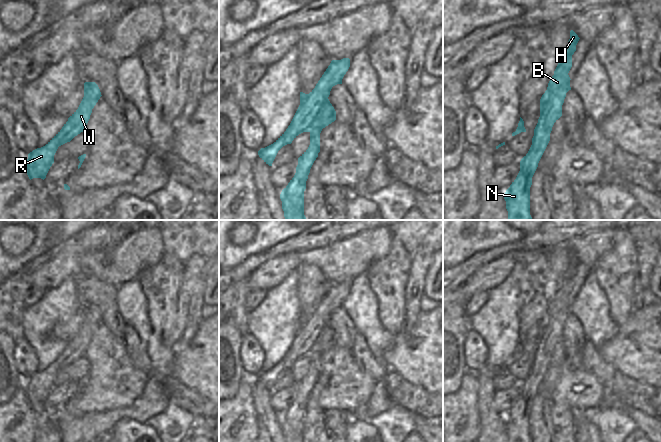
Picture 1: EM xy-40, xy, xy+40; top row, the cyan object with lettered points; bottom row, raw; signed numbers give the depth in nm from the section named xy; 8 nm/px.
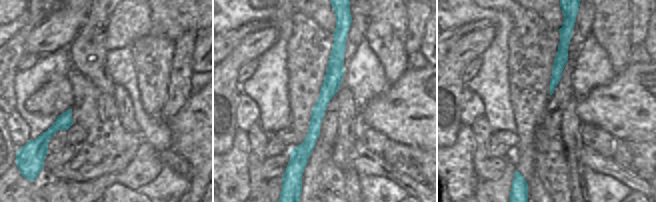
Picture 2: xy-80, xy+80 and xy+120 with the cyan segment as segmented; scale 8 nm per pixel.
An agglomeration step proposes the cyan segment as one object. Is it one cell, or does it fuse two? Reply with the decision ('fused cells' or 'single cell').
fused cells

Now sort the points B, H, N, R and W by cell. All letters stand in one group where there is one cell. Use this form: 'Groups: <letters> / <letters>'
Groups: B H N / R W

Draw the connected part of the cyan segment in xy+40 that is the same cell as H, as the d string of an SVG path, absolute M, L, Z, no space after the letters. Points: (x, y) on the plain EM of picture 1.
M571 254L568 269L560 278L560 285L550 303L547 315L550 323L544 335L540 336L534 353L532 369L520 385L520 395L504 418L508 442L532 442L530 439L530 411L538 387L550 365L554 347L562 340L562 329L566 317L571 314L568 299L572 291L572 279L579 265L578 259Z

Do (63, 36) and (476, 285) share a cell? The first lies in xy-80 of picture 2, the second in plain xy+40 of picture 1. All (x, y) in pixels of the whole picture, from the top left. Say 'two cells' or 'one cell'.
one cell

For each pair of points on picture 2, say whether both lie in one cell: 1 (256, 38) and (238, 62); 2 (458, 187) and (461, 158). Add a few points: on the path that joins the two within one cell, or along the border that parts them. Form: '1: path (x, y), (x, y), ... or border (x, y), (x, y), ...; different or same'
1: path (252, 44), (240, 56); same
2: path (458, 180), (458, 165); same

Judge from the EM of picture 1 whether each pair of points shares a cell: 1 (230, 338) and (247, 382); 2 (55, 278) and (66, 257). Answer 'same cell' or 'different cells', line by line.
1: different cells
2: same cell

